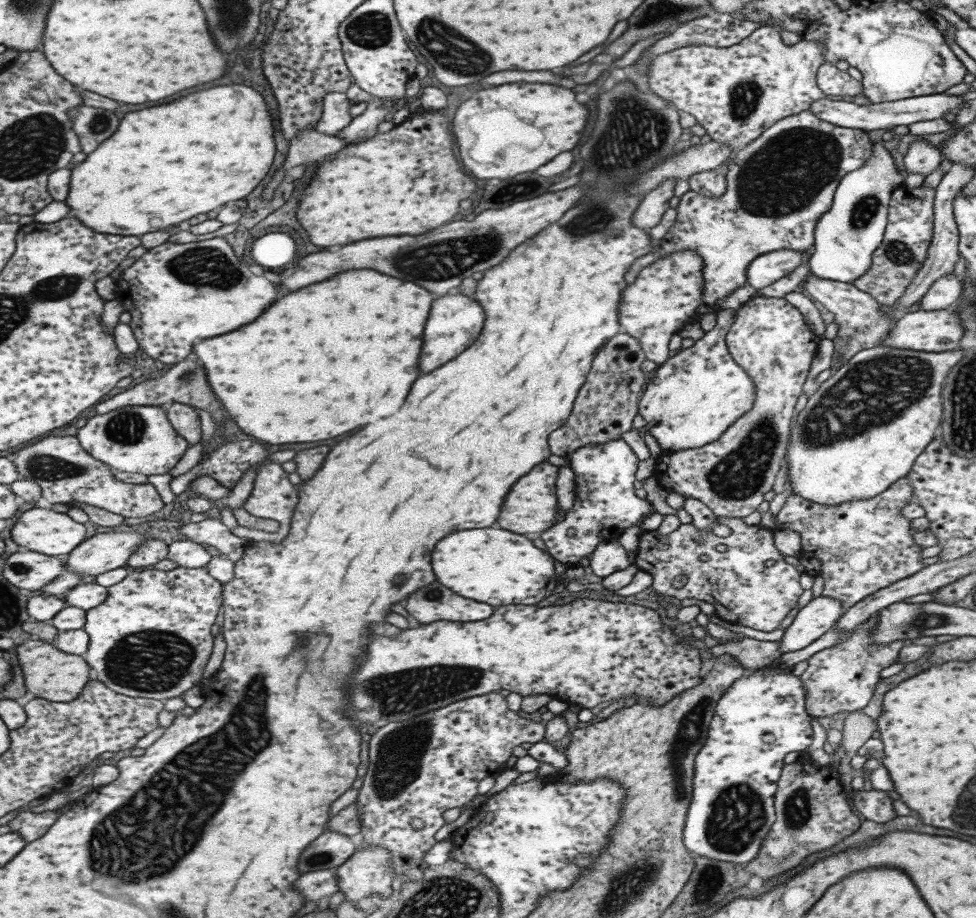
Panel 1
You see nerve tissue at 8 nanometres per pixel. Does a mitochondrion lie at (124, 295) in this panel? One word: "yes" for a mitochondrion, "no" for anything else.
no

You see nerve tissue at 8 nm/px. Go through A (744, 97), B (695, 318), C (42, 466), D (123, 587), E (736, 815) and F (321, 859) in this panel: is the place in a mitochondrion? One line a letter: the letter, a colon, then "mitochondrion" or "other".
A: mitochondrion
B: other
C: mitochondrion
D: other
E: mitochondrion
F: mitochondrion

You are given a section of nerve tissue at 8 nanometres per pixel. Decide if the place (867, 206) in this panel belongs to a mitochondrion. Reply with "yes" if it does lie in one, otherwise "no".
yes

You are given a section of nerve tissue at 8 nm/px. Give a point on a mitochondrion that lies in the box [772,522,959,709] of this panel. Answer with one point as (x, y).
(922, 619)

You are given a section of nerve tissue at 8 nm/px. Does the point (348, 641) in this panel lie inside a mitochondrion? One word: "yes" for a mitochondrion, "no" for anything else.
no

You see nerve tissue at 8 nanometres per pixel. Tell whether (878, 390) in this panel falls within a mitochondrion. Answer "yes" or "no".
yes

